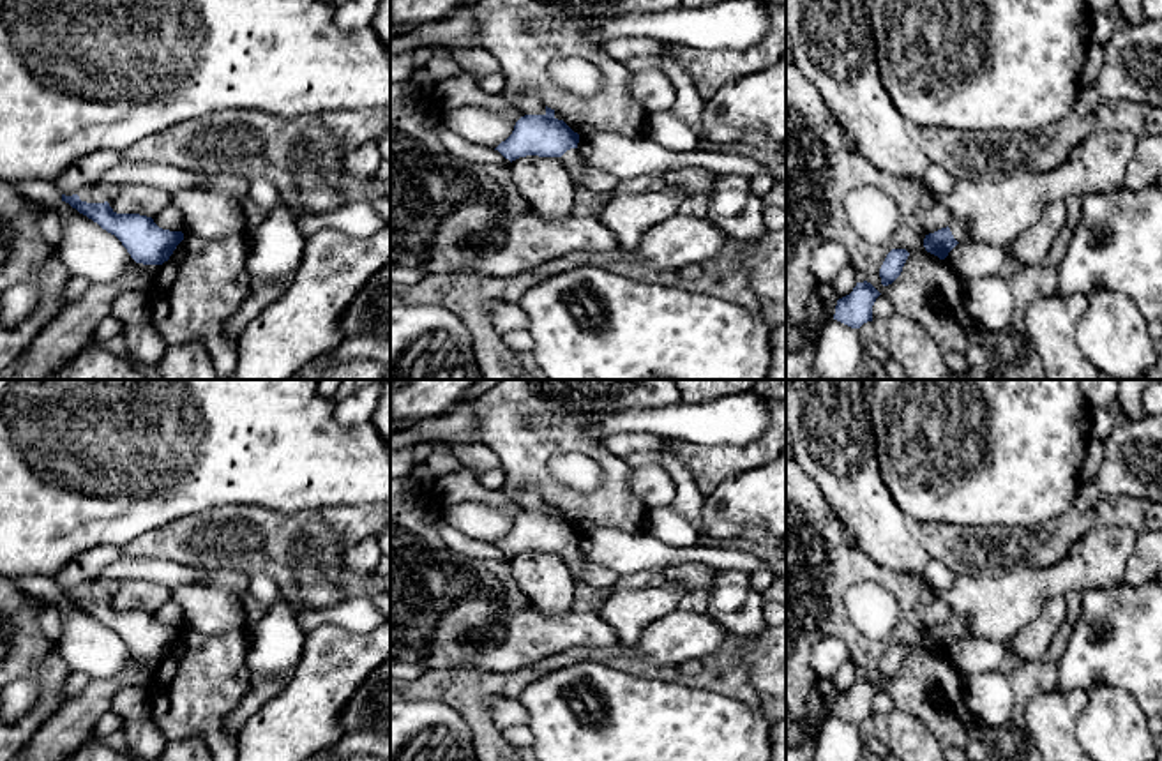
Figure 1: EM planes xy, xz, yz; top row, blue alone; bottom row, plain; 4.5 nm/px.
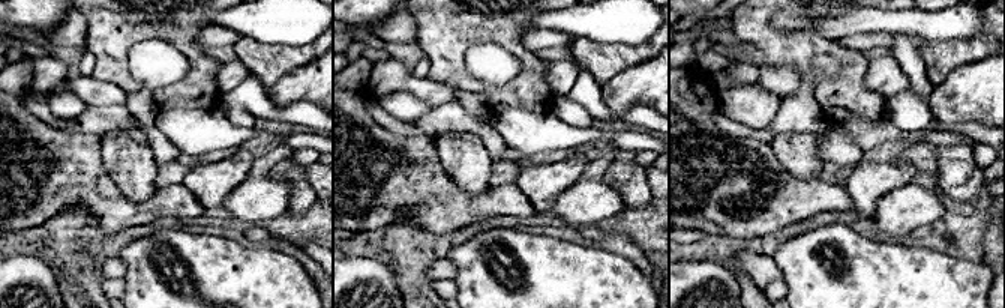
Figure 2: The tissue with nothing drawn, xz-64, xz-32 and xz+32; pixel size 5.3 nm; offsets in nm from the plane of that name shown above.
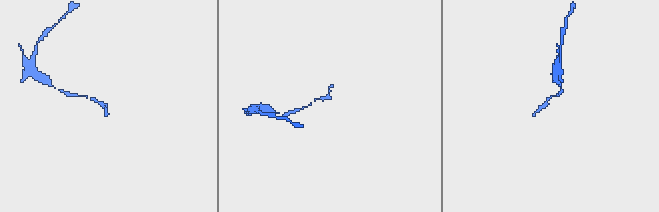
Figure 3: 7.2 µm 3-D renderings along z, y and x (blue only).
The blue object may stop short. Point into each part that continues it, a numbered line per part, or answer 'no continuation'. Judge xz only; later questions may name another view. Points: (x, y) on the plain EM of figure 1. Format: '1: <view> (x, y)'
1: xz (573, 555)

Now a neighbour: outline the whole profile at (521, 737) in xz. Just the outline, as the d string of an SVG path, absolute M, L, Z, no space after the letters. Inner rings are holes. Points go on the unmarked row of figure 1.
M528 724L510 726L503 731L503 735L516 749L526 749L533 743L533 733Z

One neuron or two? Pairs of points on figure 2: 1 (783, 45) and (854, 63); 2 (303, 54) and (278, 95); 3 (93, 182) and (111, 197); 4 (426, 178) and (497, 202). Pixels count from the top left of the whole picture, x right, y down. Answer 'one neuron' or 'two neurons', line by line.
1: one neuron
2: two neurons
3: one neuron
4: one neuron

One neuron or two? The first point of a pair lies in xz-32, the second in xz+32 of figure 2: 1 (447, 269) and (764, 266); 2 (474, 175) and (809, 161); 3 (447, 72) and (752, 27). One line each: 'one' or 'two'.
1: one
2: one
3: one

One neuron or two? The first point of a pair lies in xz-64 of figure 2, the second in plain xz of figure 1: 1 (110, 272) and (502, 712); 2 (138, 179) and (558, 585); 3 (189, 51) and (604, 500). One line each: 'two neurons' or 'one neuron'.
1: one neuron
2: one neuron
3: one neuron

